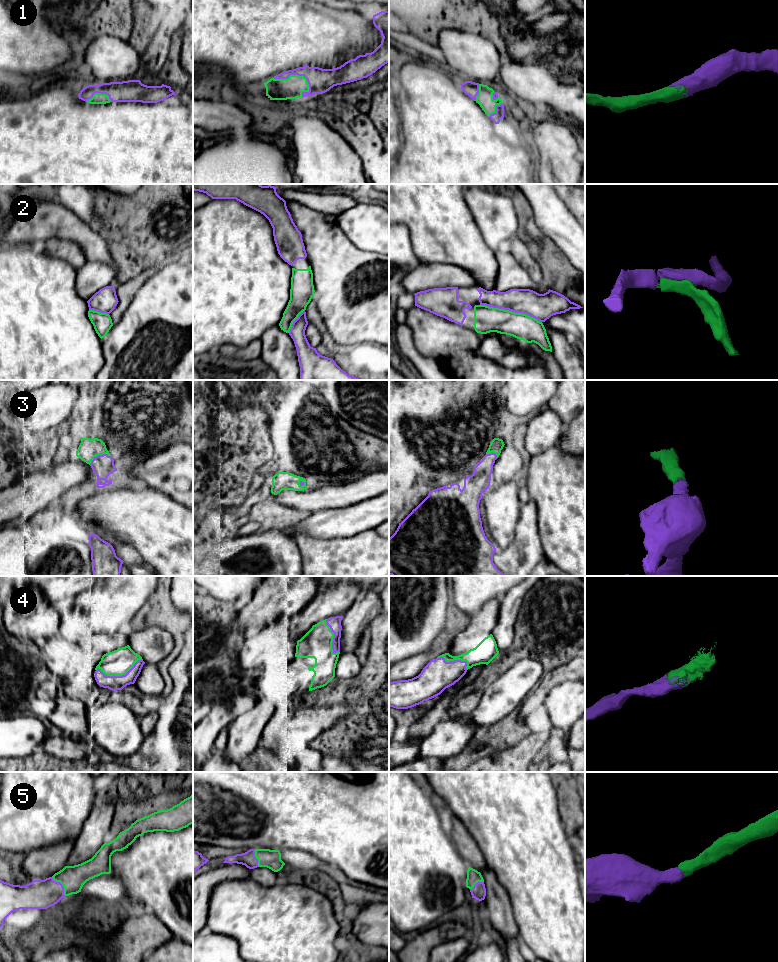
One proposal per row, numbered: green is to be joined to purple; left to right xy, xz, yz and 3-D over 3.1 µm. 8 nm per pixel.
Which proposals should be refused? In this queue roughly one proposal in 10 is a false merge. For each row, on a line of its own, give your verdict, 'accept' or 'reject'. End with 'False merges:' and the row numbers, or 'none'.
1: accept
2: accept
3: accept
4: accept
5: accept
False merges: none

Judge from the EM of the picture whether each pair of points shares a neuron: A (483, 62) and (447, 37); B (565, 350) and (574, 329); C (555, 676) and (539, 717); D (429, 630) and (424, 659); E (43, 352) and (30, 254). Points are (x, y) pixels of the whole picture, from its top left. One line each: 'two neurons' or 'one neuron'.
A: one neuron
B: two neurons
C: one neuron
D: two neurons
E: one neuron

